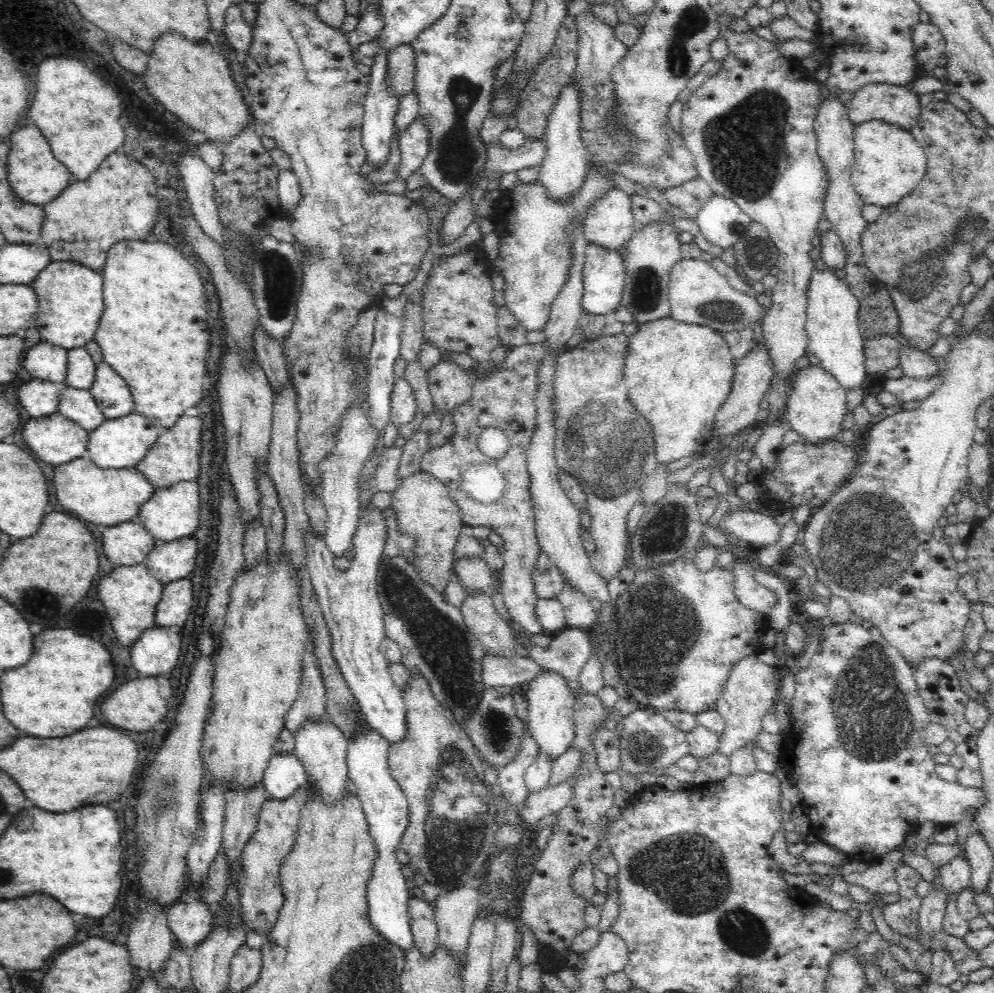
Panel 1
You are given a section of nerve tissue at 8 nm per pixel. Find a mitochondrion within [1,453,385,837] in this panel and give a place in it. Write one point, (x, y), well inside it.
(41, 603)

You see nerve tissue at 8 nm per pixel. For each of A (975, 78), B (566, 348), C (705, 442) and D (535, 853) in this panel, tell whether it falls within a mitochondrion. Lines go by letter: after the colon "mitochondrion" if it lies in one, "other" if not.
A: mitochondrion
B: other
C: other
D: other

